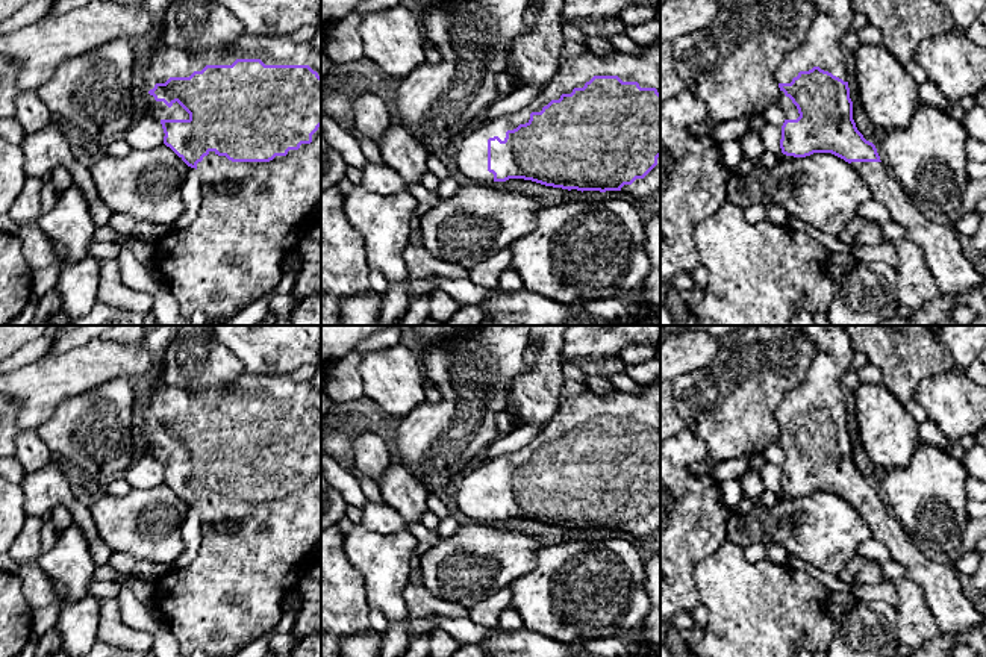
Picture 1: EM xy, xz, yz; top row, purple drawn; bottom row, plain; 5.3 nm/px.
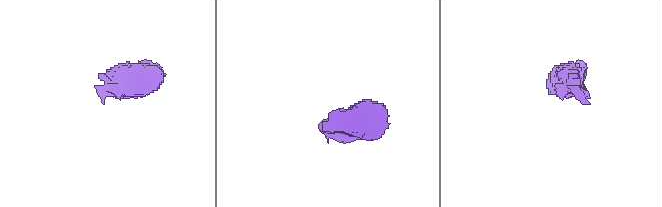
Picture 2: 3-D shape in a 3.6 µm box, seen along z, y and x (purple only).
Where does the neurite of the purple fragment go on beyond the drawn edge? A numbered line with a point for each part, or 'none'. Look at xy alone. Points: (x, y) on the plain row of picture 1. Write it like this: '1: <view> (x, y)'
1: xy (164, 401)

